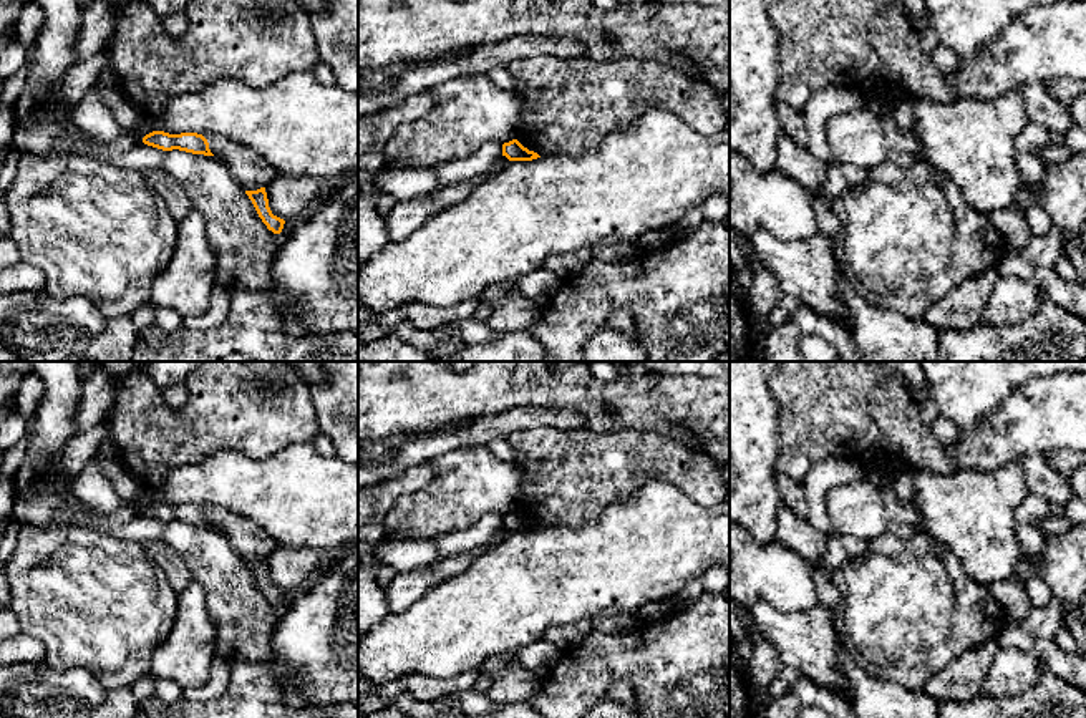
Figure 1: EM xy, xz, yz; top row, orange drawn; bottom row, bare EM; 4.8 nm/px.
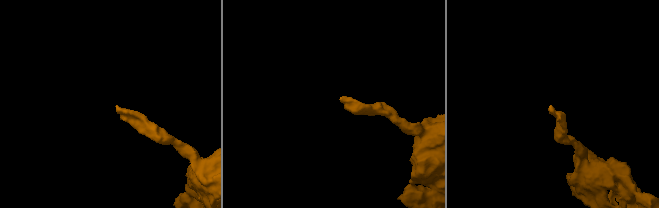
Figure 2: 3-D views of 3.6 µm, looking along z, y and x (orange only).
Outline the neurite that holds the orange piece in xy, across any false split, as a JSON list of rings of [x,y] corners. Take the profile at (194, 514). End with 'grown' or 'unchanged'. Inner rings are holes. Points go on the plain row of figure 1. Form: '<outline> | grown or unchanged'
[[[153,502],[143,509],[143,514],[162,522],[179,521],[192,526],[214,527],[207,511],[197,504],[169,506],[164,502]]] | unchanged

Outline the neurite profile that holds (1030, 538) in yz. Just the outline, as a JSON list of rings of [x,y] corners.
[[[1026,494],[1020,502],[1016,511],[1016,539],[1020,547],[1020,557],[1023,559],[1041,559],[1043,557],[1043,546],[1045,546],[1045,534],[1040,527],[1033,524],[1035,516],[1043,516],[1051,512],[1051,504],[1036,496]]]

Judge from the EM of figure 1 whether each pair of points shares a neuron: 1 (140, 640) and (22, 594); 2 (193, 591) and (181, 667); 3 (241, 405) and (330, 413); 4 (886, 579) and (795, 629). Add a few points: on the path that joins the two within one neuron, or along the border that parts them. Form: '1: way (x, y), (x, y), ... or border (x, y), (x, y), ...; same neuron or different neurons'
1: way (110, 624), (80, 602), (52, 596); same neuron
2: way (193, 609), (193, 639), (188, 649); same neuron
3: border (310, 388), (320, 431); different neurons
4: border (833, 619), (838, 634); different neurons

